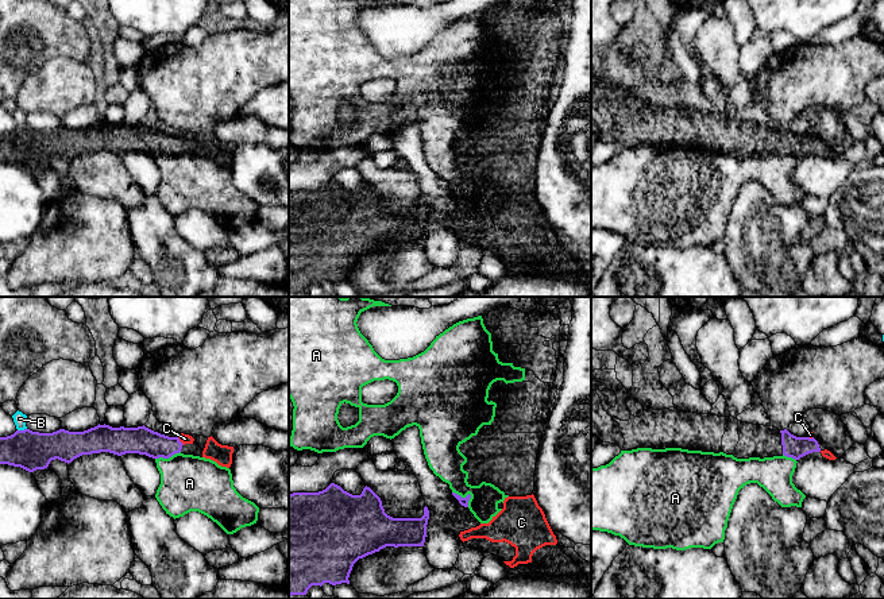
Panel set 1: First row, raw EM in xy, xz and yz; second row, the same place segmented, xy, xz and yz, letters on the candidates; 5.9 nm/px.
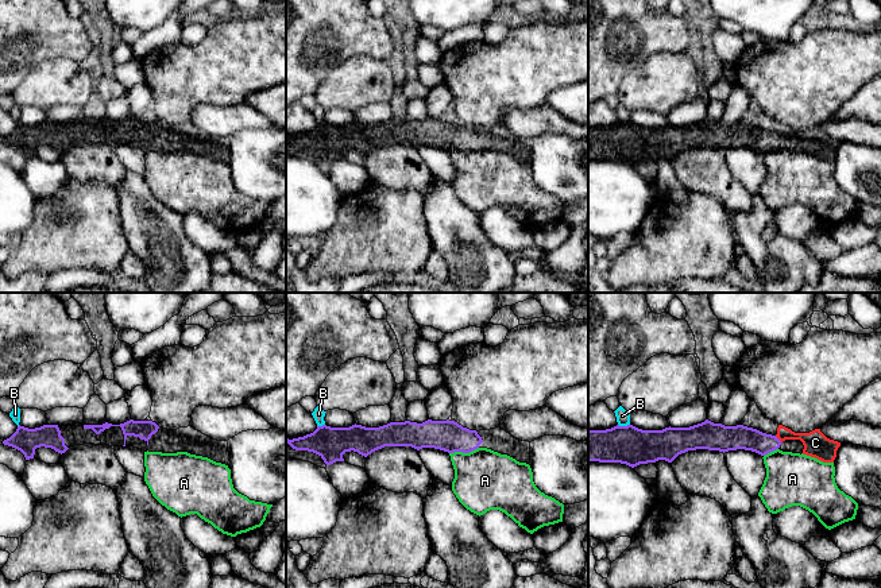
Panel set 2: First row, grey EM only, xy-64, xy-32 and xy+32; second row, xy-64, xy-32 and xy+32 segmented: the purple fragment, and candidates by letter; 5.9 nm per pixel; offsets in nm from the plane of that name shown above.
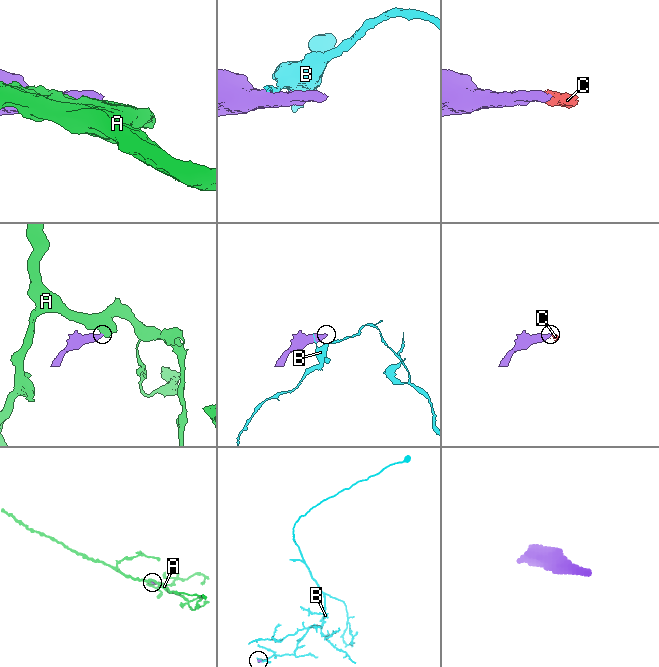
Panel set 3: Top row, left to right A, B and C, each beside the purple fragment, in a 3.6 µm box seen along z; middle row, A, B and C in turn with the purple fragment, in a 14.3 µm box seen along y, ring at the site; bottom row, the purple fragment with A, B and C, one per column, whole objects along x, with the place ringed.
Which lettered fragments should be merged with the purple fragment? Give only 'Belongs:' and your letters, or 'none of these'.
Belongs: C

